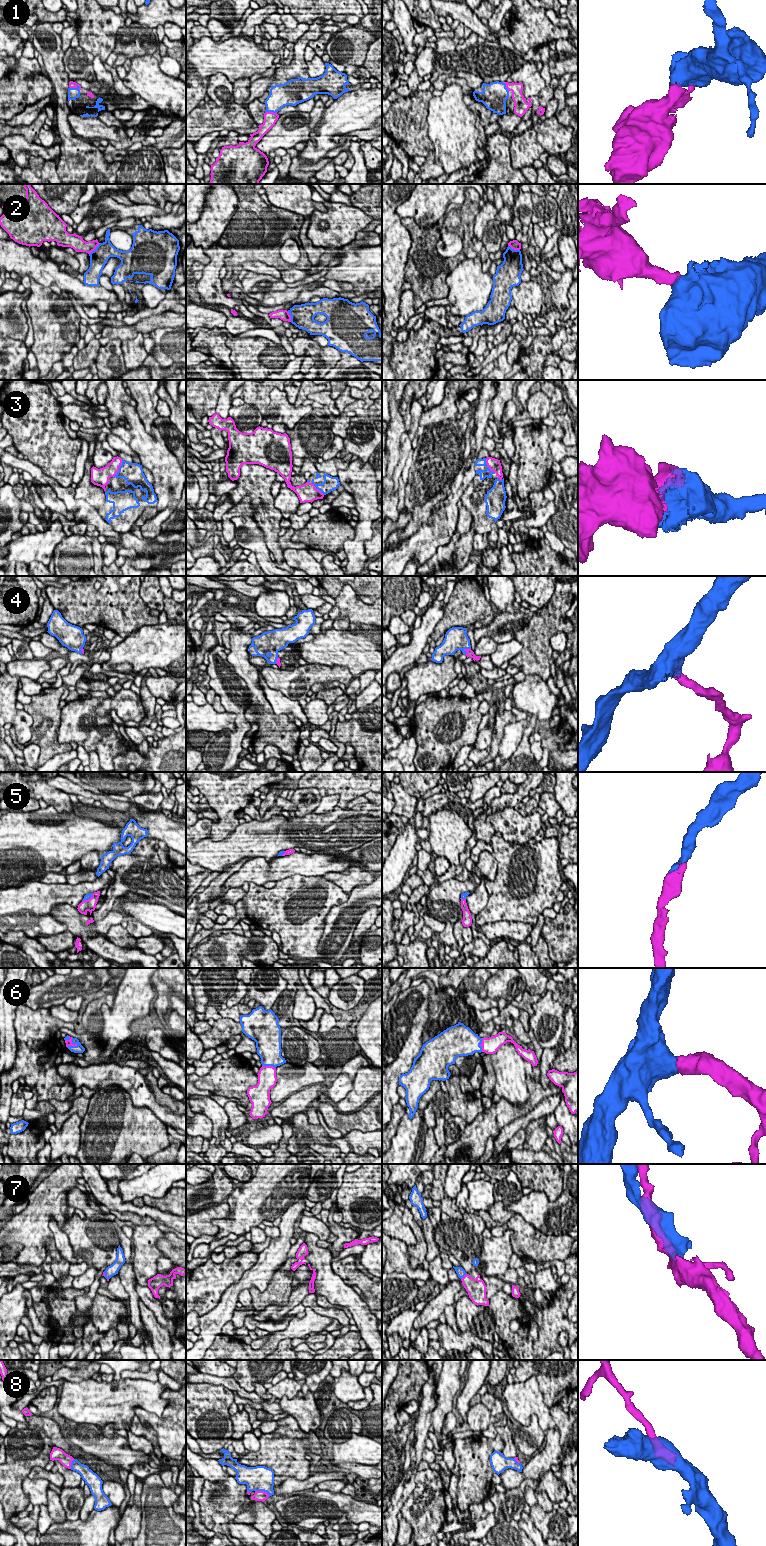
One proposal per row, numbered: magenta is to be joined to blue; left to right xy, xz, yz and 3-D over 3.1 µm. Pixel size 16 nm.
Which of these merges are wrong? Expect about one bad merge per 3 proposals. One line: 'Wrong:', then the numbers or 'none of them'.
Wrong: 2

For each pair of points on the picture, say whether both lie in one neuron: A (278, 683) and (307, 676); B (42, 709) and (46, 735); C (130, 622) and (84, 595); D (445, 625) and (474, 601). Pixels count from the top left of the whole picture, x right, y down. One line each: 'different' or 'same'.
A: same
B: same
C: same
D: same

